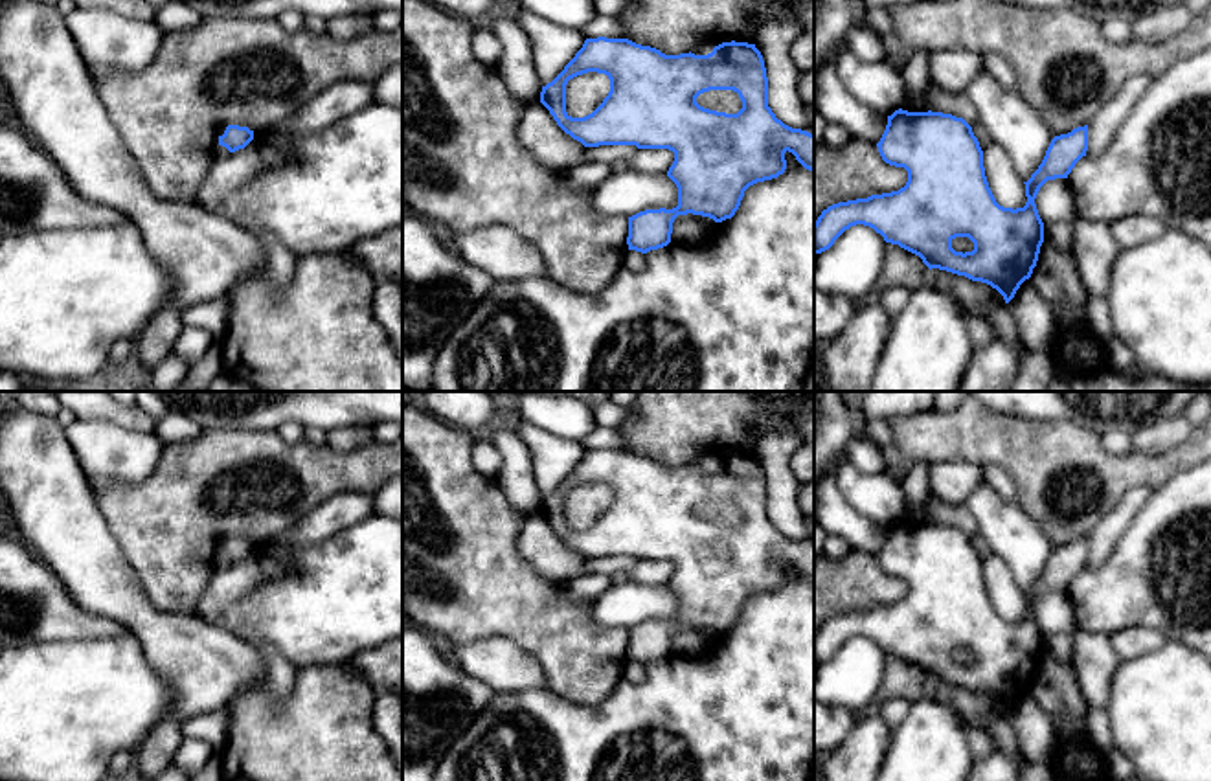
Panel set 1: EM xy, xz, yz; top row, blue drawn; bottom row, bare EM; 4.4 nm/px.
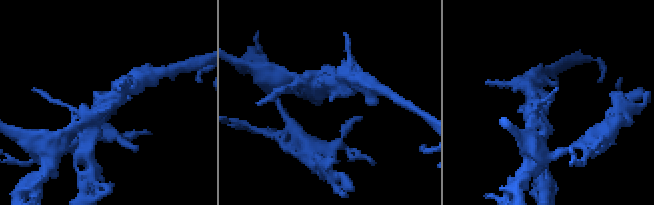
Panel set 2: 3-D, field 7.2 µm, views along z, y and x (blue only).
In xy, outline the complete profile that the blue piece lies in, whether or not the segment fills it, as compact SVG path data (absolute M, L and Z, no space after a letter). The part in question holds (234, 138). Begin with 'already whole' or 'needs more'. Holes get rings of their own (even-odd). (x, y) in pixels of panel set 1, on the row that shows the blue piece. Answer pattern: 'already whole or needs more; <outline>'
already whole; M228 125L224 134L219 136L219 145L226 147L230 153L244 149L254 140L254 130L248 127Z

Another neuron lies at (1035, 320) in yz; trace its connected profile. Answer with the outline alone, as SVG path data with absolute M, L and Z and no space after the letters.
M1025 279L1007 303L1022 344L1038 353L1051 353L1057 340L1057 322L1049 301Z

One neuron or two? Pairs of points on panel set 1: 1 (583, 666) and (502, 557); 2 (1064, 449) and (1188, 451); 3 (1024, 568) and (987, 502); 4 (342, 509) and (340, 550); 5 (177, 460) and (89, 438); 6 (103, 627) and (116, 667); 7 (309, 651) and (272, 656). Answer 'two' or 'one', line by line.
1: one
2: one
3: one
4: two
5: two
6: two
7: two

